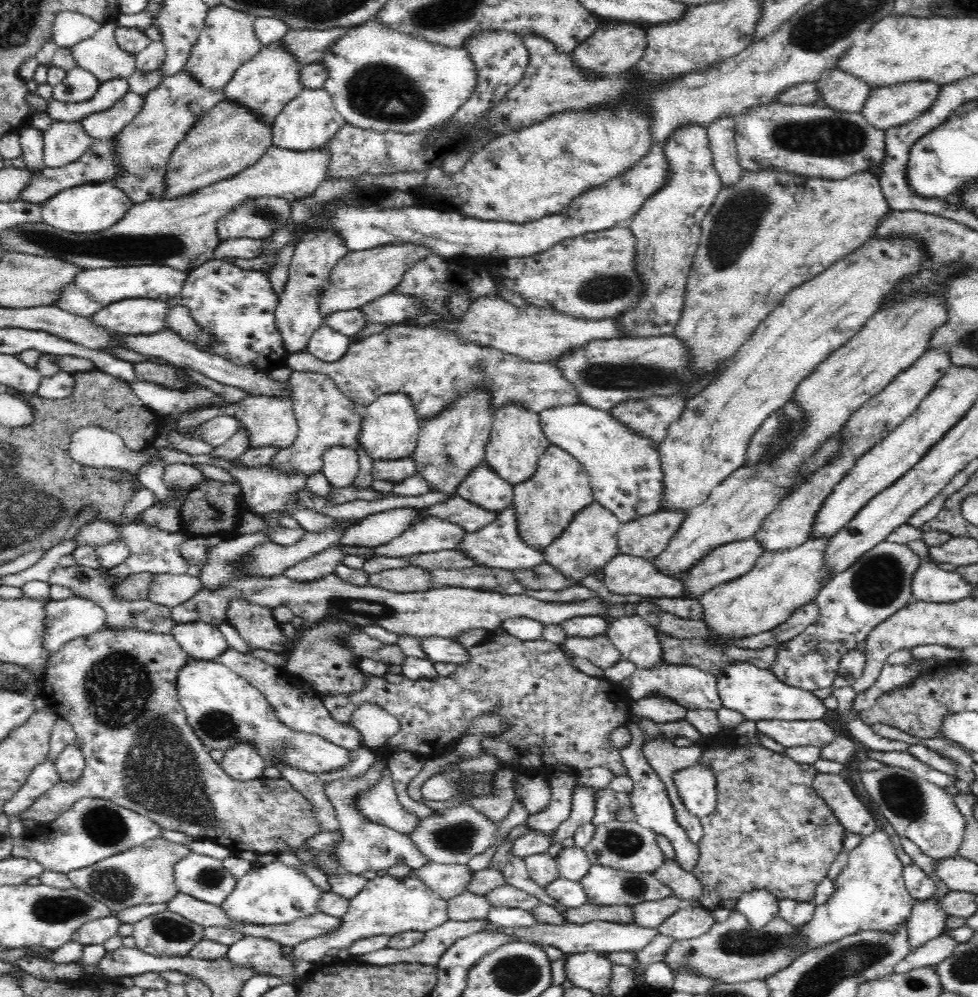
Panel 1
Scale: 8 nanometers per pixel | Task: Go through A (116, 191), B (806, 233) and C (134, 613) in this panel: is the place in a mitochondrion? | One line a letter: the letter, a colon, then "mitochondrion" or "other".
A: other
B: other
C: mitochondrion

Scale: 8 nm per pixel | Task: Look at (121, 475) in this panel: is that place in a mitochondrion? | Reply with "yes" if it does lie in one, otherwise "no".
no

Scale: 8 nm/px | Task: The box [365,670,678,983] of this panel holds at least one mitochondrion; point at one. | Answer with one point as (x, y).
(454, 837)

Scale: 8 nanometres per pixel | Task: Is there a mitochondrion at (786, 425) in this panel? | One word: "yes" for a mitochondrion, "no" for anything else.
yes

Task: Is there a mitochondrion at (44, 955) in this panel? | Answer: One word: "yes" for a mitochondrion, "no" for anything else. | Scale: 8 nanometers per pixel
no

